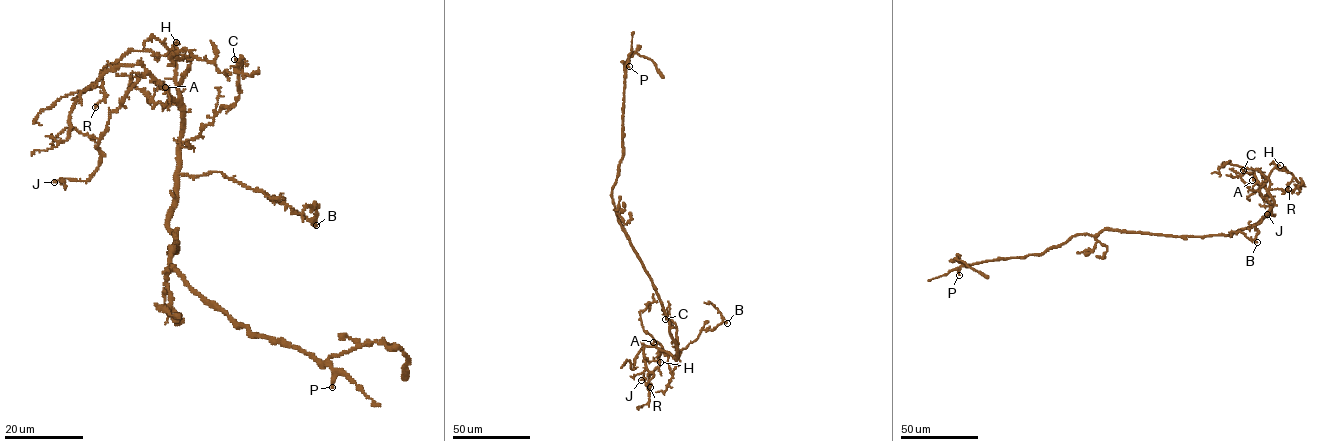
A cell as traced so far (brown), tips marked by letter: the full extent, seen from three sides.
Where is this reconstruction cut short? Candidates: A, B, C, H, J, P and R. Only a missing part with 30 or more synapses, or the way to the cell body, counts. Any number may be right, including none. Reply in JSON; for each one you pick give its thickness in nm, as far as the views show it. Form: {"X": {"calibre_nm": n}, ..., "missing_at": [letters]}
{"H": {"calibre_nm": 200}, "missing_at": ["H"]}

